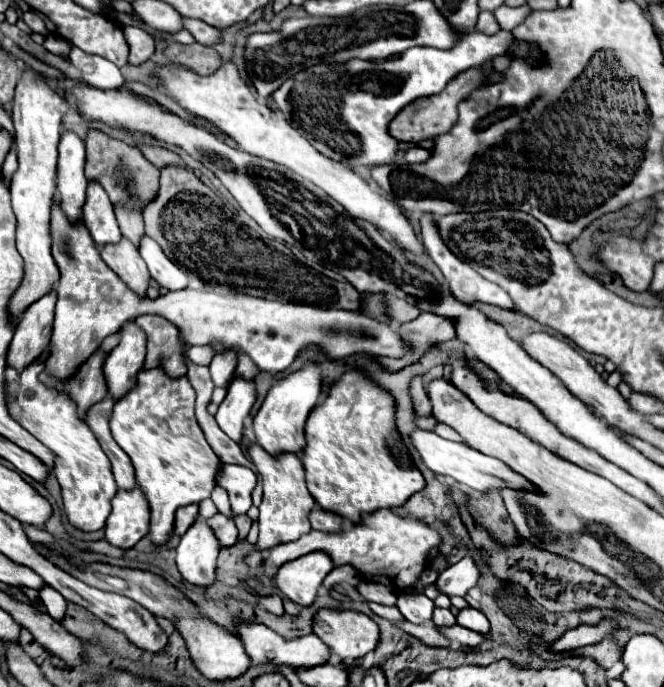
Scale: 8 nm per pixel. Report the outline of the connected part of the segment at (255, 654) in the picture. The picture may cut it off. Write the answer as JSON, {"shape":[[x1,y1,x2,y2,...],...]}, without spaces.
{"shape":[[235,617,235,627,237,627,237,633,241,635,241,641,245,645,245,653,251,657,253,663,273,661,277,665,285,663,285,665,291,665,291,667,301,667,301,665,321,665,321,663,331,659,329,647,315,633,293,639,293,641,285,641,279,633,275,633,267,625,257,623,253,619,245,619,245,617]]}

